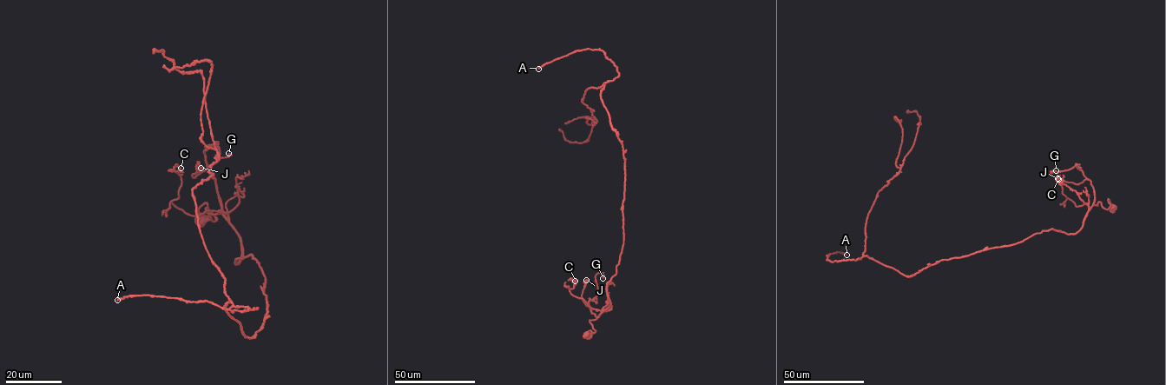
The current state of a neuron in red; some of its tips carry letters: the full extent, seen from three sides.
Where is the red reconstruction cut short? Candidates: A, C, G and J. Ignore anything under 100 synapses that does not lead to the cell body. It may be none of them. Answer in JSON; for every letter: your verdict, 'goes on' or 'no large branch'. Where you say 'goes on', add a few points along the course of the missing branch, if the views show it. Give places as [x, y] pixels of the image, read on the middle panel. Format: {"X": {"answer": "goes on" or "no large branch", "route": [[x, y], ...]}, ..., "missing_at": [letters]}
{"A": {"answer": "goes on", "route": [[538, 69], [529, 68], [511, 59], [497, 69], [496, 77], [508, 90], [522, 92], [532, 83]]}, "C": {"answer": "no large branch"}, "G": {"answer": "no large branch"}, "J": {"answer": "no large branch"}, "missing_at": ["A"]}

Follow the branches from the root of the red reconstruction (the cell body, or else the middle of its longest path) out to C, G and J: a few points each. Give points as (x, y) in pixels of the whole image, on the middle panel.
C: (587, 336), (588, 331), (595, 331), (589, 321), (602, 311), (570, 293), (576, 284), (570, 279), (575, 281)
G: (587, 336), (595, 331), (589, 321), (598, 316), (589, 304), (597, 294), (595, 275), (602, 278)
J: (587, 336), (588, 331), (595, 331), (589, 321), (598, 315), (591, 312), (582, 299), (586, 280)

